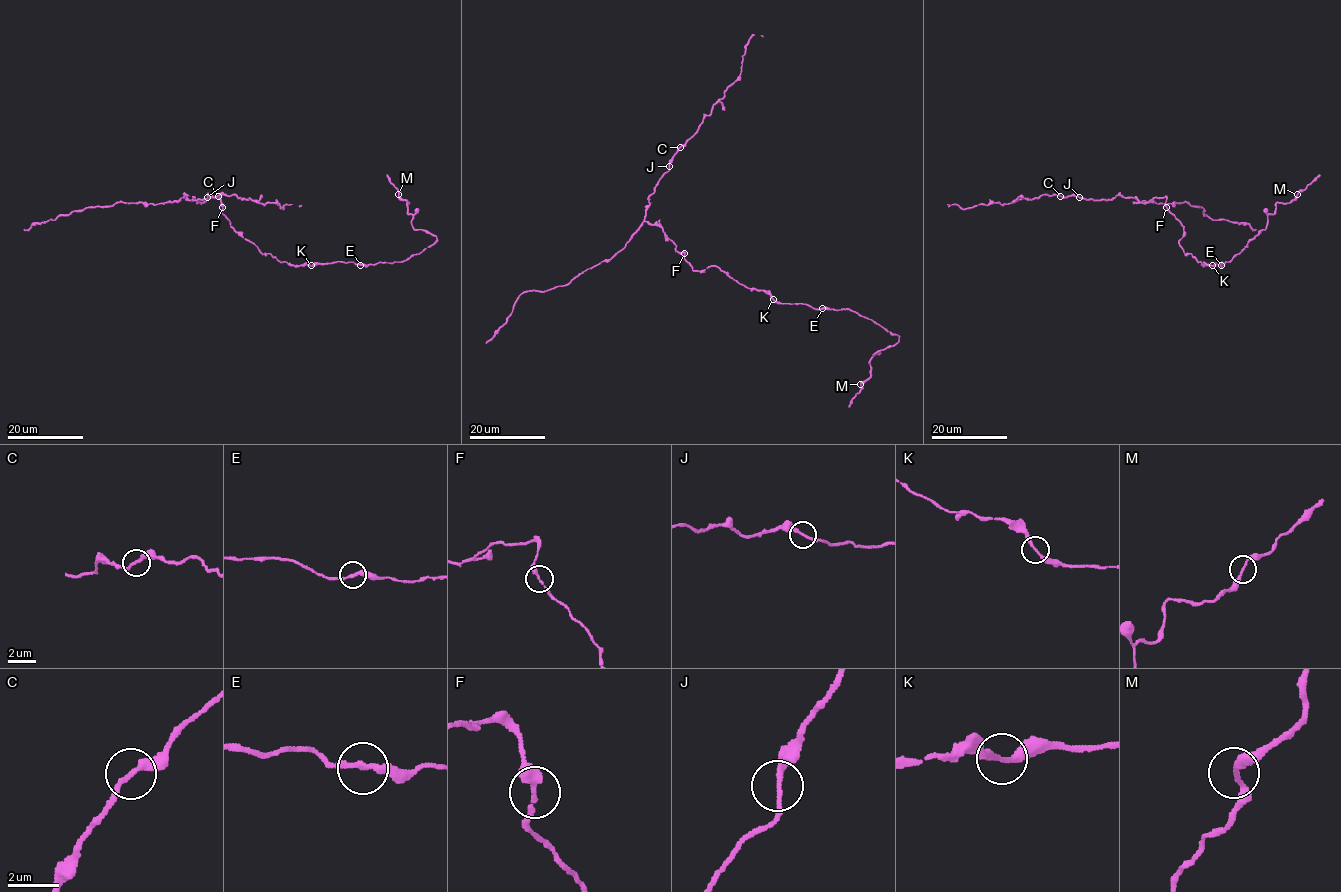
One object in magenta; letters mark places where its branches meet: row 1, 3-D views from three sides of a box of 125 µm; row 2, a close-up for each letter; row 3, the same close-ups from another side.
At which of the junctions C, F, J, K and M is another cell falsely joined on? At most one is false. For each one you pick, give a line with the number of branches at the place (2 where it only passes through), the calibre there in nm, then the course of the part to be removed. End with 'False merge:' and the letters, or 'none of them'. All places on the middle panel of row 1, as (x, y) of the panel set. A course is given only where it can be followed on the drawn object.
False merge: none of them

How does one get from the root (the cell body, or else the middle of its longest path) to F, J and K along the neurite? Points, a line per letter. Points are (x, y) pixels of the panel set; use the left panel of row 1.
F: (247, 240), (230, 225), (222, 213), (223, 207)
J: (247, 240), (230, 225), (217, 197), (202, 203), (182, 198), (207, 197)
K: (247, 240), (262, 253), (269, 253), (280, 262), (310, 266)

